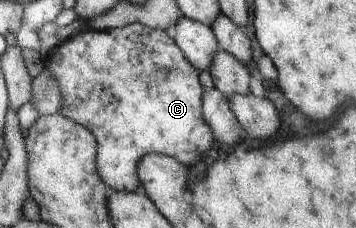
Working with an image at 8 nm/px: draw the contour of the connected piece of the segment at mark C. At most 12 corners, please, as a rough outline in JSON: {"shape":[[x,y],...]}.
{"shape":[[138,22],[66,39],[62,115],[112,191],[209,150],[198,74]]}

